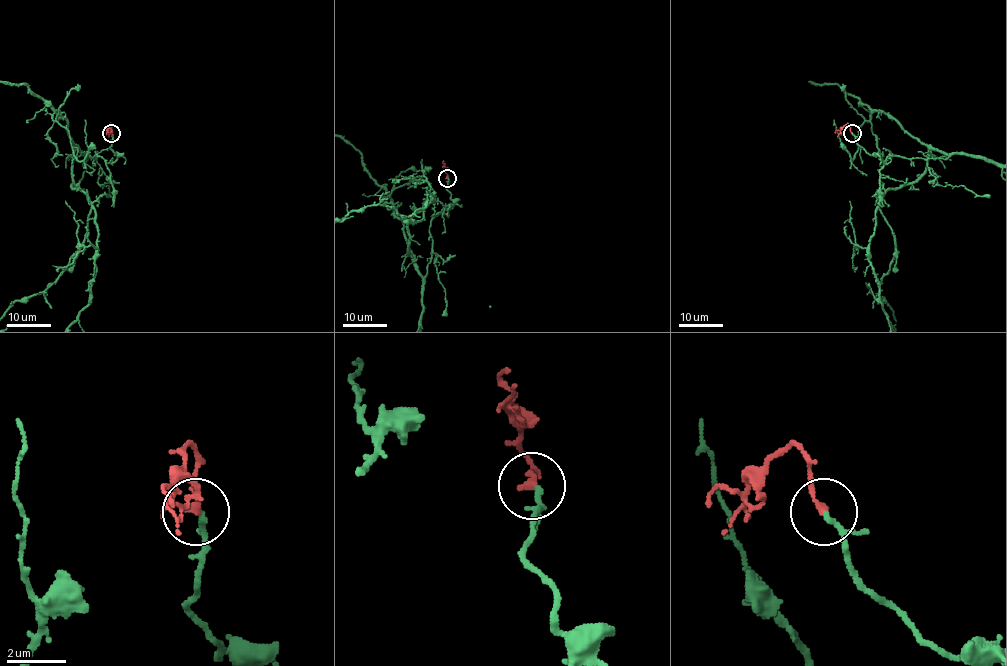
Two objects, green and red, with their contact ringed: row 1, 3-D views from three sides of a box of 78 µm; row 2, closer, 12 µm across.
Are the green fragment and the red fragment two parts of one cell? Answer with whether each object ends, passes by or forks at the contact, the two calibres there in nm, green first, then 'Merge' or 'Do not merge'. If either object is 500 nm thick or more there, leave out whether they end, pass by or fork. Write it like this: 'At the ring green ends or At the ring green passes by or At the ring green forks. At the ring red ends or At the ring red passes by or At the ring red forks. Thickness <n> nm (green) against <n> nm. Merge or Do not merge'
At the ring green passes by. At the ring red ends. Thickness 120 nm (green) against 260 nm. Merge

